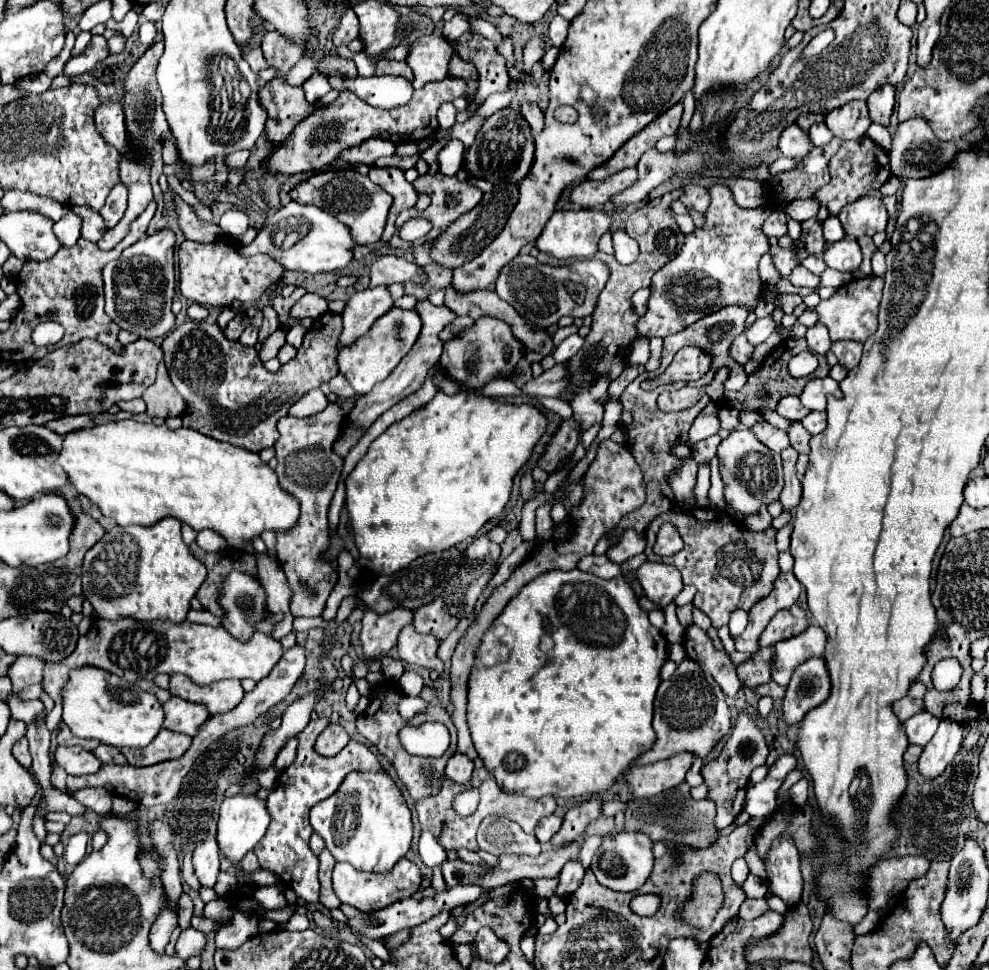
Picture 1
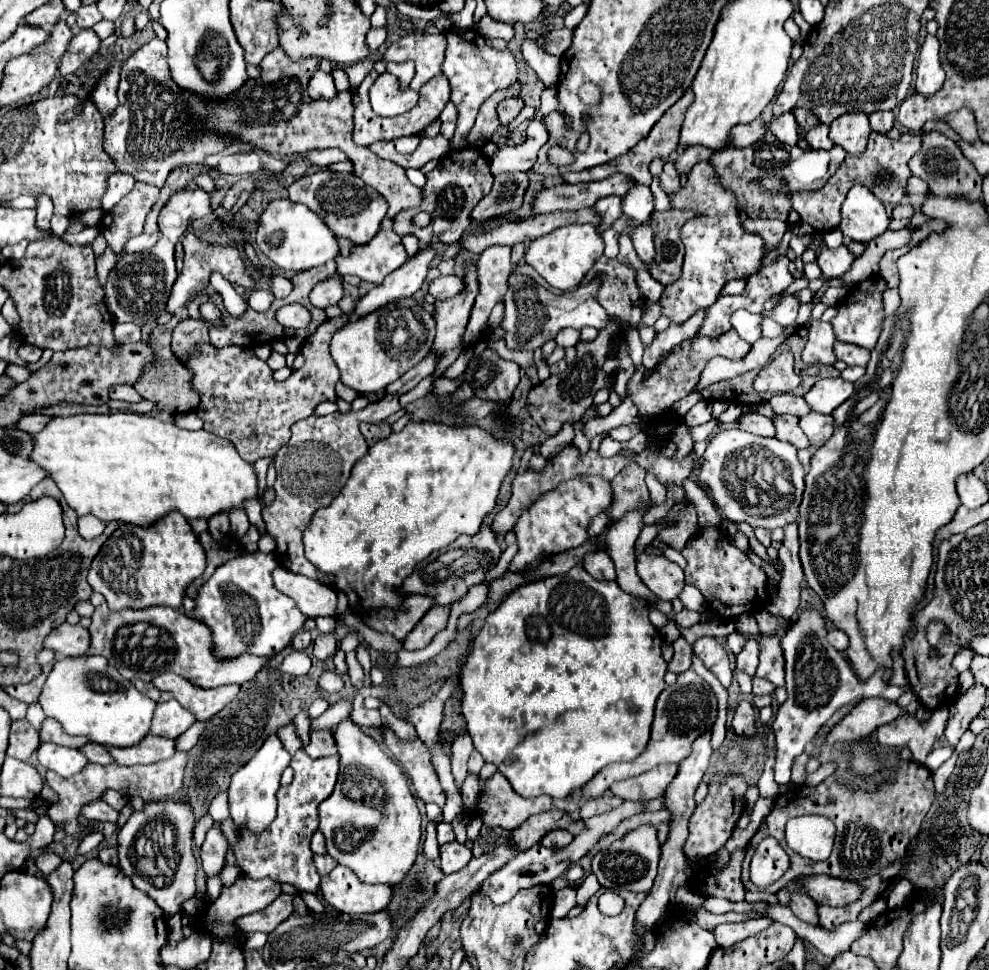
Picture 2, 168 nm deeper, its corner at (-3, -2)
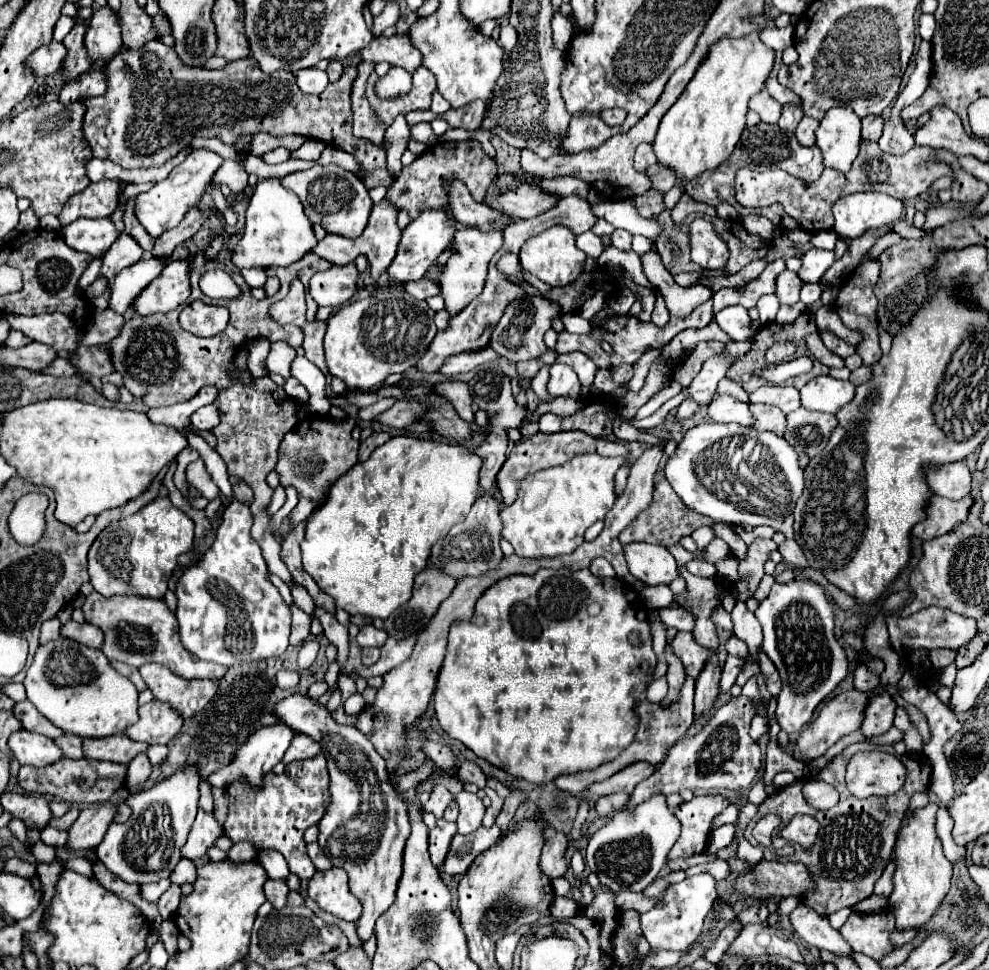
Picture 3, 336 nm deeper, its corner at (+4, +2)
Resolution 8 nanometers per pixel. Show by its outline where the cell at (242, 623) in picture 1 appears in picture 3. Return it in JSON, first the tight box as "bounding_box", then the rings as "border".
{"bounding_box":[175,501,291,667],"border":[[[231,501],[223,513],[223,523],[221,527],[217,529],[217,539],[213,543],[213,549],[209,549],[209,553],[205,553],[205,557],[189,567],[183,577],[179,579],[177,583],[177,589],[175,589],[175,595],[179,599],[177,603],[177,621],[179,621],[179,635],[181,635],[181,643],[185,645],[185,649],[189,649],[193,655],[197,655],[199,659],[203,661],[213,661],[213,663],[219,663],[219,665],[225,665],[225,667],[233,667],[233,665],[241,665],[241,663],[251,663],[251,661],[263,661],[263,659],[269,659],[269,657],[279,657],[285,653],[287,645],[289,645],[289,629],[291,629],[291,611],[289,607],[285,605],[283,597],[279,595],[277,587],[269,581],[269,571],[267,571],[267,565],[261,557],[261,547],[257,545],[257,541],[253,541],[249,529],[253,525],[253,517],[251,517],[251,511],[249,511],[249,505],[247,503],[241,503],[241,501]]]}

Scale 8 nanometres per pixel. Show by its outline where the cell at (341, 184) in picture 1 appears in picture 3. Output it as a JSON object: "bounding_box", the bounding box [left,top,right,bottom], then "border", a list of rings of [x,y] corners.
{"bounding_box":[281,165,373,239],"border":[[[315,165],[307,171],[297,171],[283,177],[281,185],[293,191],[301,199],[305,215],[313,223],[321,223],[327,229],[327,233],[355,239],[365,231],[369,213],[373,209],[373,201],[369,197],[369,191],[365,189],[365,185],[355,173],[339,165]]]}

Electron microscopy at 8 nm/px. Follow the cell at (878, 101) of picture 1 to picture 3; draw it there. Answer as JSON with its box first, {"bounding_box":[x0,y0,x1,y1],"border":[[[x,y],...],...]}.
{"bounding_box":[863,115,885,141],"border":[[[867,115],[863,117],[863,139],[873,139],[877,141],[883,133],[883,127],[885,127],[885,119],[881,115]]]}

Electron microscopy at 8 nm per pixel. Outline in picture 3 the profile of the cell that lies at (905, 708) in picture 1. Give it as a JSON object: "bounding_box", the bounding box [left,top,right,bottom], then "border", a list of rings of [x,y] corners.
{"bounding_box":[793,689,869,763],"border":[[[851,689],[851,691],[845,691],[845,693],[839,693],[837,697],[829,699],[823,709],[819,711],[817,719],[801,731],[799,739],[797,739],[797,747],[793,751],[793,757],[803,761],[803,763],[809,763],[811,759],[817,759],[821,757],[831,745],[835,745],[841,737],[849,735],[849,733],[855,733],[861,729],[863,725],[863,715],[865,715],[865,709],[867,709],[867,703],[869,703],[869,693],[863,693],[863,691],[857,691],[857,689]]]}

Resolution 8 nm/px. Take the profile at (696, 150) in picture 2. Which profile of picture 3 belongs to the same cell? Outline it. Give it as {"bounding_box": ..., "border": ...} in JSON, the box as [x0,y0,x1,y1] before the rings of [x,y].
{"bounding_box":[647,163,675,193],"border":[[[661,163],[647,169],[647,177],[651,179],[651,187],[655,187],[661,193],[667,193],[675,185],[675,173],[669,171],[669,167],[665,169]]]}

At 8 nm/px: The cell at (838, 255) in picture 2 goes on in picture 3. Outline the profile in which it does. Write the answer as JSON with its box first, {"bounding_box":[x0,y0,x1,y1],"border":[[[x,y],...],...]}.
{"bounding_box":[799,247,835,283],"border":[[[809,247],[805,251],[805,255],[801,257],[803,265],[799,269],[799,277],[803,283],[819,283],[819,279],[823,277],[823,273],[835,263],[835,253],[827,251],[827,249],[817,249],[817,247]]]}

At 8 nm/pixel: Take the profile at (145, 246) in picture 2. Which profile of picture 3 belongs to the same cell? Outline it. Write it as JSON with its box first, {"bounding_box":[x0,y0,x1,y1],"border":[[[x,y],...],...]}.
{"bounding_box":[101,233,143,279],"border":[[[121,233],[117,237],[117,241],[113,243],[113,247],[103,257],[101,275],[105,275],[107,279],[111,279],[115,273],[119,273],[121,269],[133,265],[133,261],[139,261],[141,257],[143,257],[141,245],[131,235]]]}

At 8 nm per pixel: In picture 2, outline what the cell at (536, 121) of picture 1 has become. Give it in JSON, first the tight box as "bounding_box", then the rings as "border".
{"bounding_box":[496,97,524,125],"border":[[[510,97],[510,99],[500,101],[498,107],[496,107],[500,125],[508,125],[510,121],[514,121],[514,117],[522,111],[522,107],[524,107],[524,101],[518,99],[518,97]]]}

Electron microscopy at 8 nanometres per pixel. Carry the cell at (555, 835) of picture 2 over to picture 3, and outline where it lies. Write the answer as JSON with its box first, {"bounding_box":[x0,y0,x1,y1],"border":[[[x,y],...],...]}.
{"bounding_box":[541,833,567,877],"border":[[[549,833],[543,845],[543,853],[541,853],[541,869],[545,871],[545,875],[553,877],[563,877],[563,873],[567,871],[567,861],[565,861],[565,851],[567,851],[567,835],[565,833]]]}

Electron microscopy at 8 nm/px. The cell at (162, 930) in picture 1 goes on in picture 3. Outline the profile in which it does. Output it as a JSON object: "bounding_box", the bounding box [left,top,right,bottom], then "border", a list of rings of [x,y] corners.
{"bounding_box":[95,769,199,883],"border":[[[181,769],[161,783],[129,793],[125,803],[131,807],[131,817],[117,825],[111,823],[95,855],[111,873],[125,883],[155,883],[169,877],[181,861],[181,847],[187,841],[193,819],[197,815],[199,799],[199,773],[197,769]]]}

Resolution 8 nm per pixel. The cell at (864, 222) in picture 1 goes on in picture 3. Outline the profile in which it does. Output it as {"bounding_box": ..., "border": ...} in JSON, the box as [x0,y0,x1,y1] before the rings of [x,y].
{"bounding_box":[835,193,903,239],"border":[[[851,193],[835,201],[835,233],[843,239],[855,239],[869,229],[889,225],[901,217],[903,203],[883,193]]]}

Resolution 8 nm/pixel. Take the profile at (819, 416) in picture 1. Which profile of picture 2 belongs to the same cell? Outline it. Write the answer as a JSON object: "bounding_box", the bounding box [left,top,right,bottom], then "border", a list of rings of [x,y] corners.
{"bounding_box":[800,411,834,447],"border":[[[810,411],[808,415],[800,417],[800,427],[808,435],[812,447],[824,445],[834,433],[834,417]]]}

